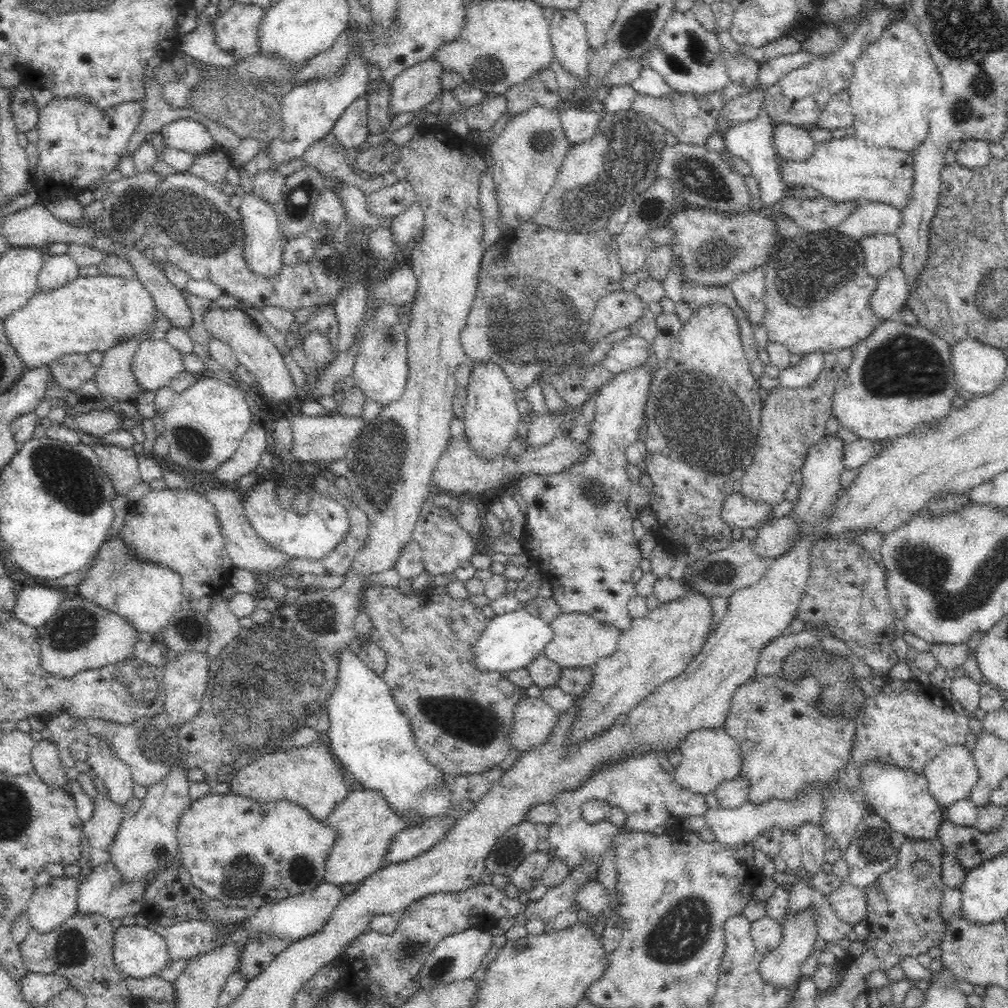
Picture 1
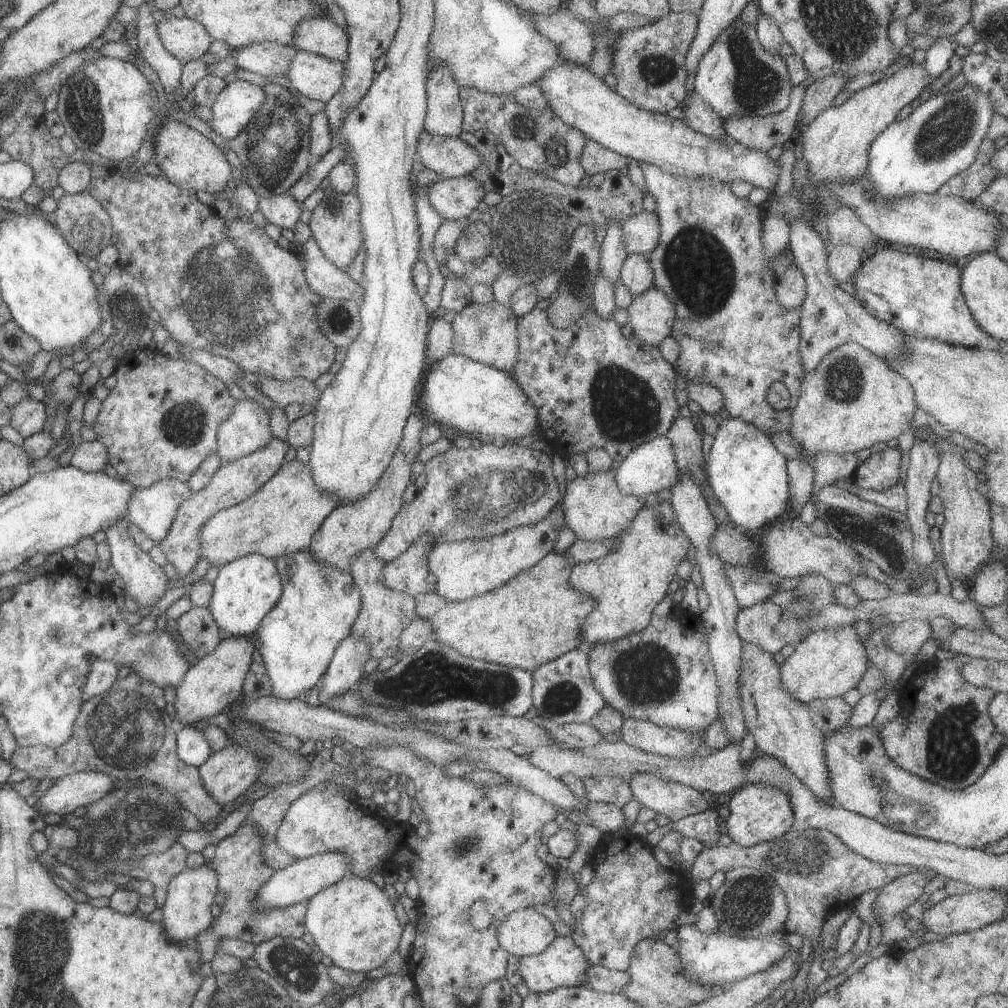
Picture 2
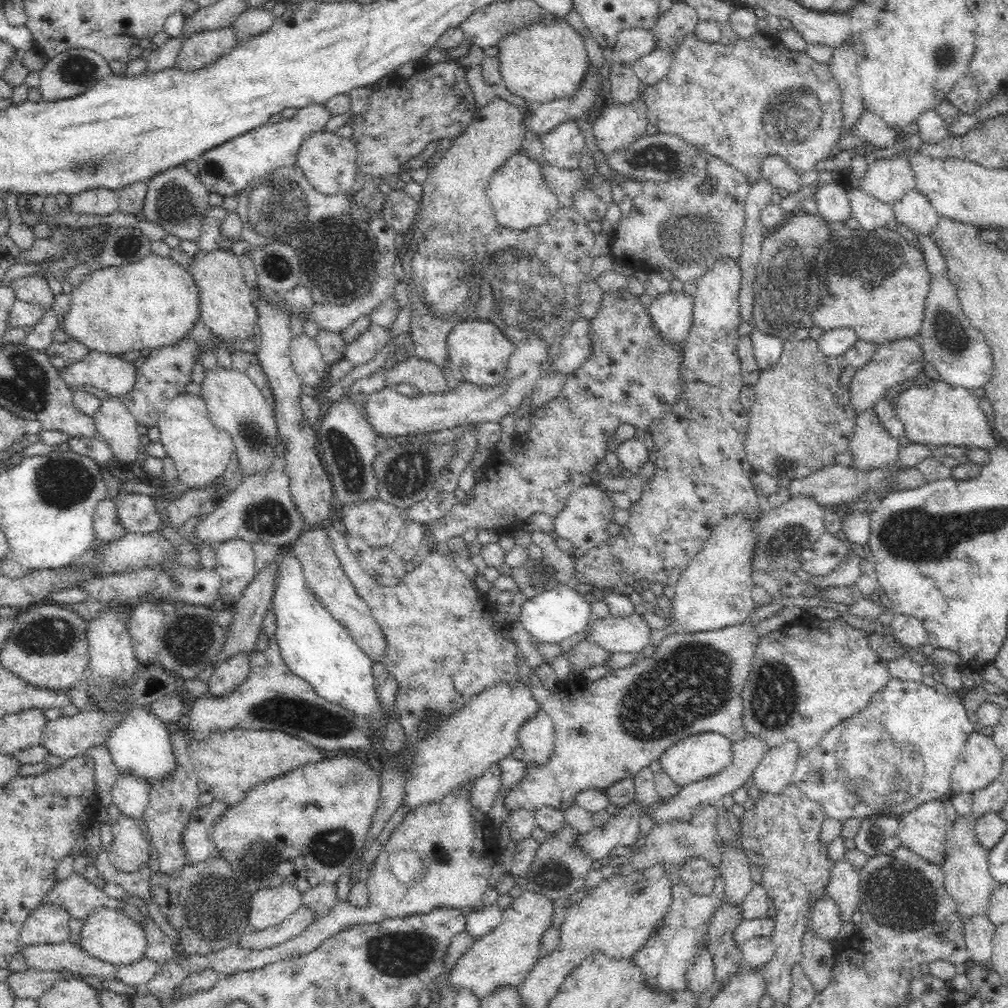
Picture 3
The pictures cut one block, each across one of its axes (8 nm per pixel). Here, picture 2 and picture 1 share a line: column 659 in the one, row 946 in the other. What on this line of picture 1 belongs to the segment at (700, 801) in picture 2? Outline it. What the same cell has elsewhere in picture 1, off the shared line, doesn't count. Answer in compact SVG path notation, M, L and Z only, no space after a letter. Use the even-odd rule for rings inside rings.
M808 908L804 912L798 914L790 914L786 916L783 925L783 938L781 944L772 952L762 954L760 966L758 966L758 973L762 977L762 981L774 985L774 987L789 989L791 991L791 999L796 993L797 984L801 975L800 969L805 960L811 956L814 949L814 942L817 938L817 924L815 923L815 916L817 913L813 908Z

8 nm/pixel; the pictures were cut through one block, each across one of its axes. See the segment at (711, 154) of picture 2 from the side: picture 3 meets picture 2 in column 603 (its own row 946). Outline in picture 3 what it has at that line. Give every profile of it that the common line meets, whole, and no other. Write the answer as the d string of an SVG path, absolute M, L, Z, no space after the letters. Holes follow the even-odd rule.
M98 907L83 920L83 924L84 926L80 930L80 948L89 956L114 966L134 964L136 960L144 958L144 952L146 952L148 946L146 934L142 927L130 917L125 916L123 911Z

